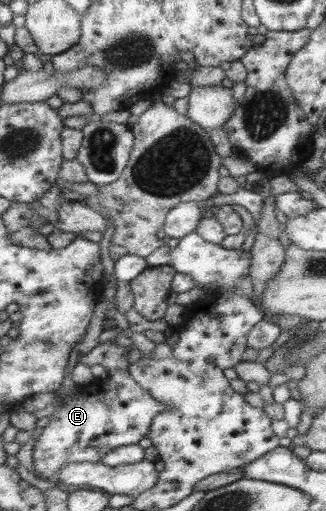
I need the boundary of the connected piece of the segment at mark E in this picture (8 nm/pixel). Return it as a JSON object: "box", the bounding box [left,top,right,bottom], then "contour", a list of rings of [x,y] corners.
{"box":[33,339,164,481],"contour":[[[112,339],[95,345],[81,356],[81,361],[87,365],[101,364],[107,376],[76,386],[65,395],[52,391],[58,406],[43,420],[41,433],[33,446],[33,469],[41,475],[37,478],[51,481],[55,472],[69,462],[100,462],[107,452],[138,444],[149,432],[152,418],[157,412],[163,412],[164,406],[131,378],[127,352],[127,348],[116,345]]]}

